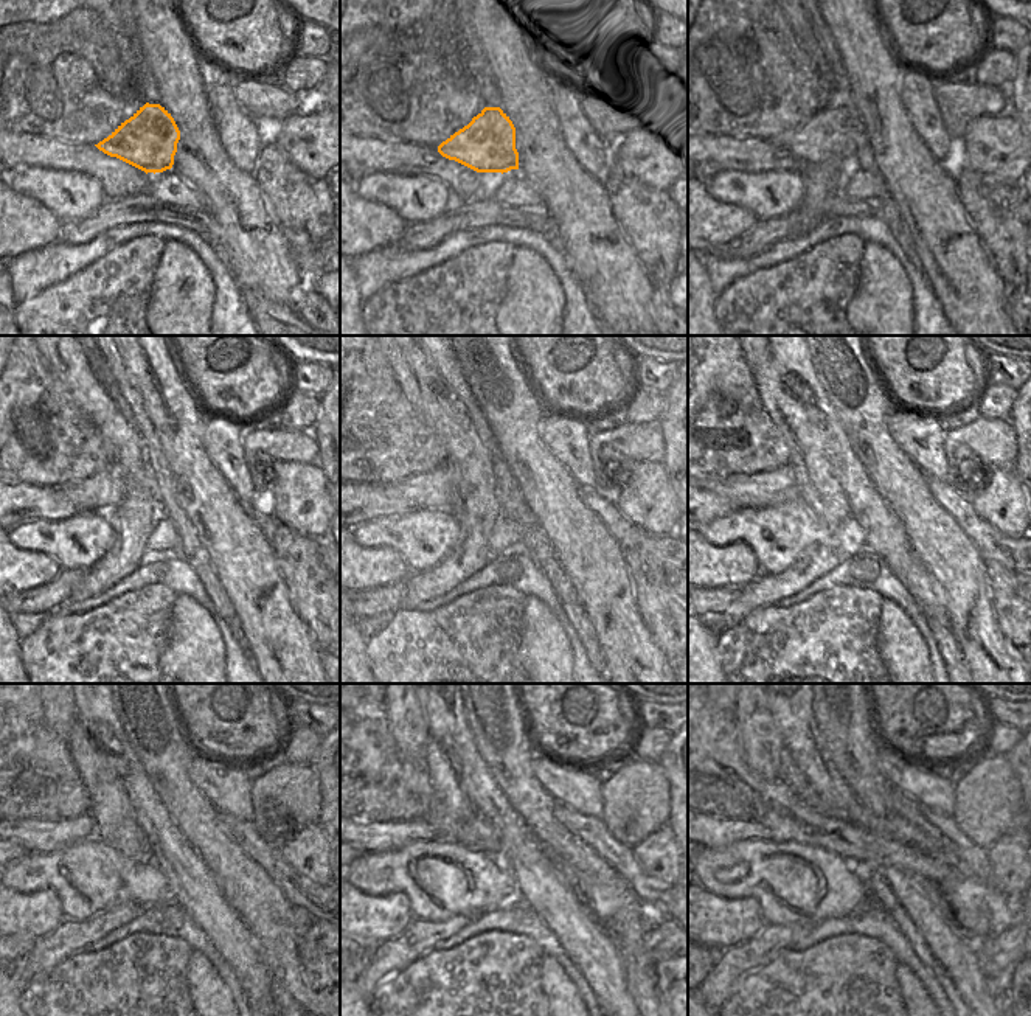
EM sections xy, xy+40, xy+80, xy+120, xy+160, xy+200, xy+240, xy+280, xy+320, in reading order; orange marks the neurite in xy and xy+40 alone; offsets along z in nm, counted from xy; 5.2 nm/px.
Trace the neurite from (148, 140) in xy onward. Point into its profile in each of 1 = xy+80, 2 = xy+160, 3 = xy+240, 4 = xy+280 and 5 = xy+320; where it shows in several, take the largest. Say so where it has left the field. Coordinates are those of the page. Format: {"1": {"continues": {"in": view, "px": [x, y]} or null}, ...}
{"1": {"continues": {"in": "xy+80", "px": [831, 134]}}, "2": {"continues": {"in": "xy+160", "px": [437, 490]}}, "3": {"continues": {"in": "xy+240", "px": [36, 835]}}, "4": {"continues": {"in": "xy+280", "px": [371, 836]}}, "5": {"continues": {"in": "xy+320", "px": [719, 833]}}}

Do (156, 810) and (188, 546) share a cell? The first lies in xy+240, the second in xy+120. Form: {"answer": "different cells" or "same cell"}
{"answer": "same cell"}

